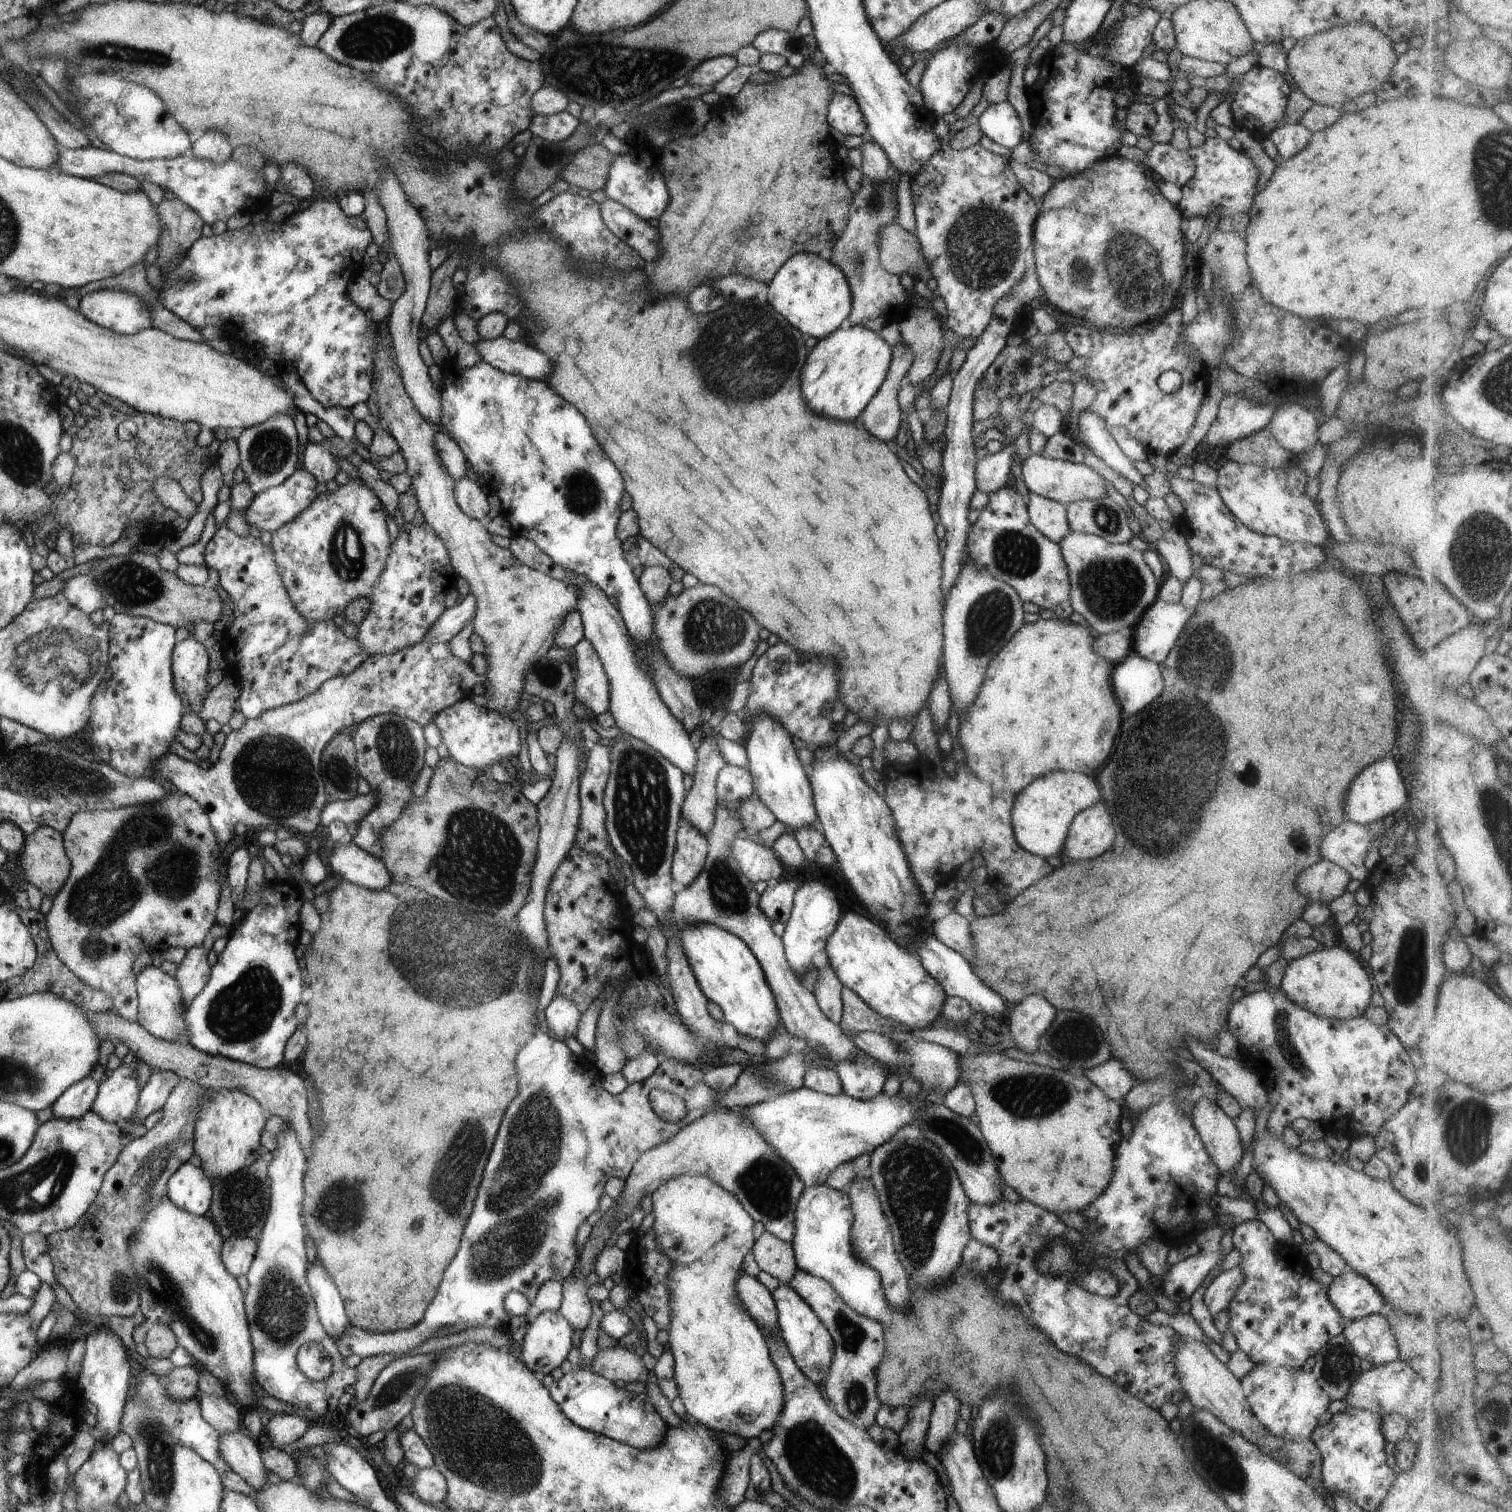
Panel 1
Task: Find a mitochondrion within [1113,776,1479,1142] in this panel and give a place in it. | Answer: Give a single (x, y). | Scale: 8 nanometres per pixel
(1409, 977)

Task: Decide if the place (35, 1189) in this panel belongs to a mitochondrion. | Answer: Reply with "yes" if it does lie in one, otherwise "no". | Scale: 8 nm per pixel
yes

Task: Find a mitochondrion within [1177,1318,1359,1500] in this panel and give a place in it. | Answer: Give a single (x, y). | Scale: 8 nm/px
(1221, 1464)

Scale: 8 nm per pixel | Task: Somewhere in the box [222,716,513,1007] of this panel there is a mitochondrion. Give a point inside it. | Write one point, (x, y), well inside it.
(274, 772)

